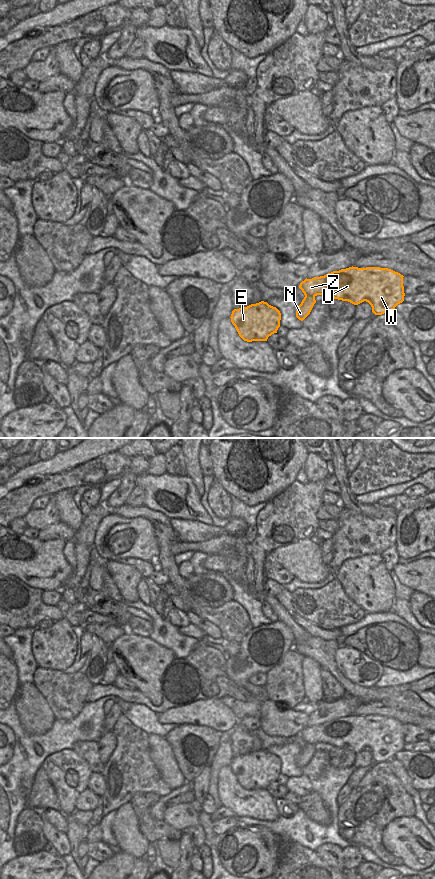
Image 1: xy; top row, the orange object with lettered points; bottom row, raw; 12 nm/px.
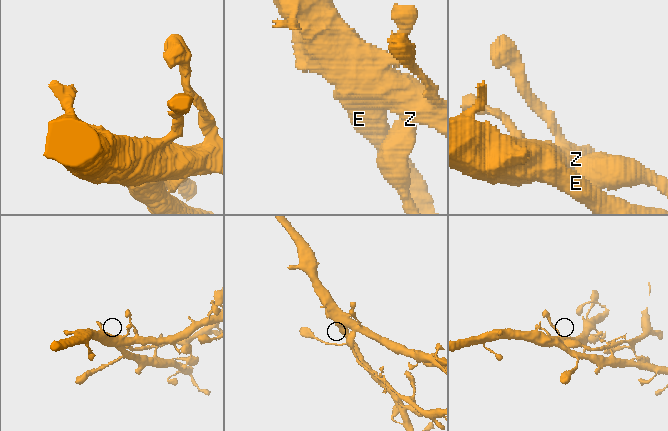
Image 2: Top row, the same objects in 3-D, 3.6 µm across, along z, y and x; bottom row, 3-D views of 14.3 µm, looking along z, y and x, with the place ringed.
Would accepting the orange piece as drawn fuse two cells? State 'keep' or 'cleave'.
cleave

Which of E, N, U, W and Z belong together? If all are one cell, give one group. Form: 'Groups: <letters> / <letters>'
Groups: E U W Z / N.

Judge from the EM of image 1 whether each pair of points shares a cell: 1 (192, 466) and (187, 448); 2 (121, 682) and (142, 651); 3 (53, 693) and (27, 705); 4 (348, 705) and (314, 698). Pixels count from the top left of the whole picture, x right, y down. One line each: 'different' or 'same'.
1: same
2: different
3: different
4: different

